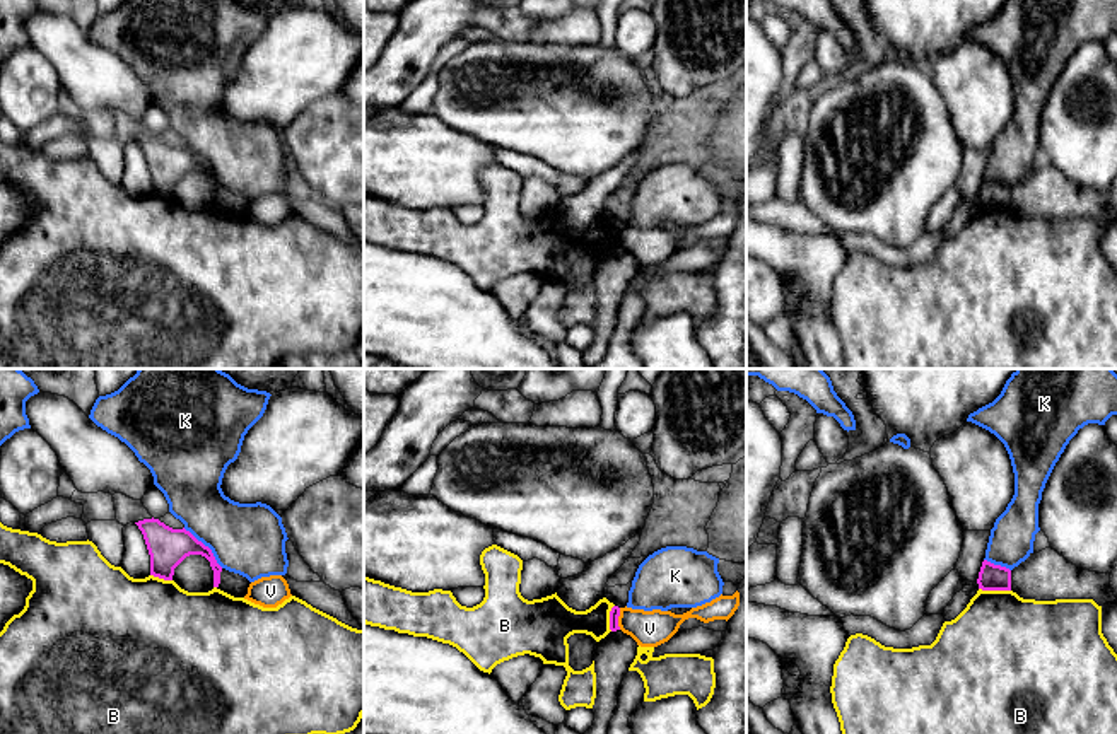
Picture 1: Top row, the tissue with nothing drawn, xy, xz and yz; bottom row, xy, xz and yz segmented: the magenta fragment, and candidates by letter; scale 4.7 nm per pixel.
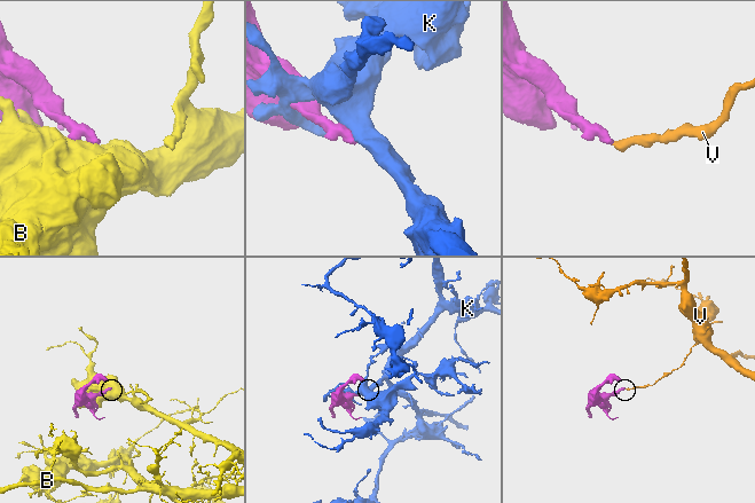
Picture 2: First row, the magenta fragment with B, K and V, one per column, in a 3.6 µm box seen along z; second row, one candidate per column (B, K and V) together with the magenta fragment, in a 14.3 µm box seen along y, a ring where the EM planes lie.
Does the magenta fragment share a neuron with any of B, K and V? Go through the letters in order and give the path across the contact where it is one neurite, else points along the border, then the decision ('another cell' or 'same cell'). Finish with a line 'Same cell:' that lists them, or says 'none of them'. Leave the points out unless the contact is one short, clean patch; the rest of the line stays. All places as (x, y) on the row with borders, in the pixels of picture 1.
B: another cell
K: another cell
V: along xz (620, 608), (619, 629) | another cell
Same cell: none of them

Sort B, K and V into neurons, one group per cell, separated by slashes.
B / K / V

